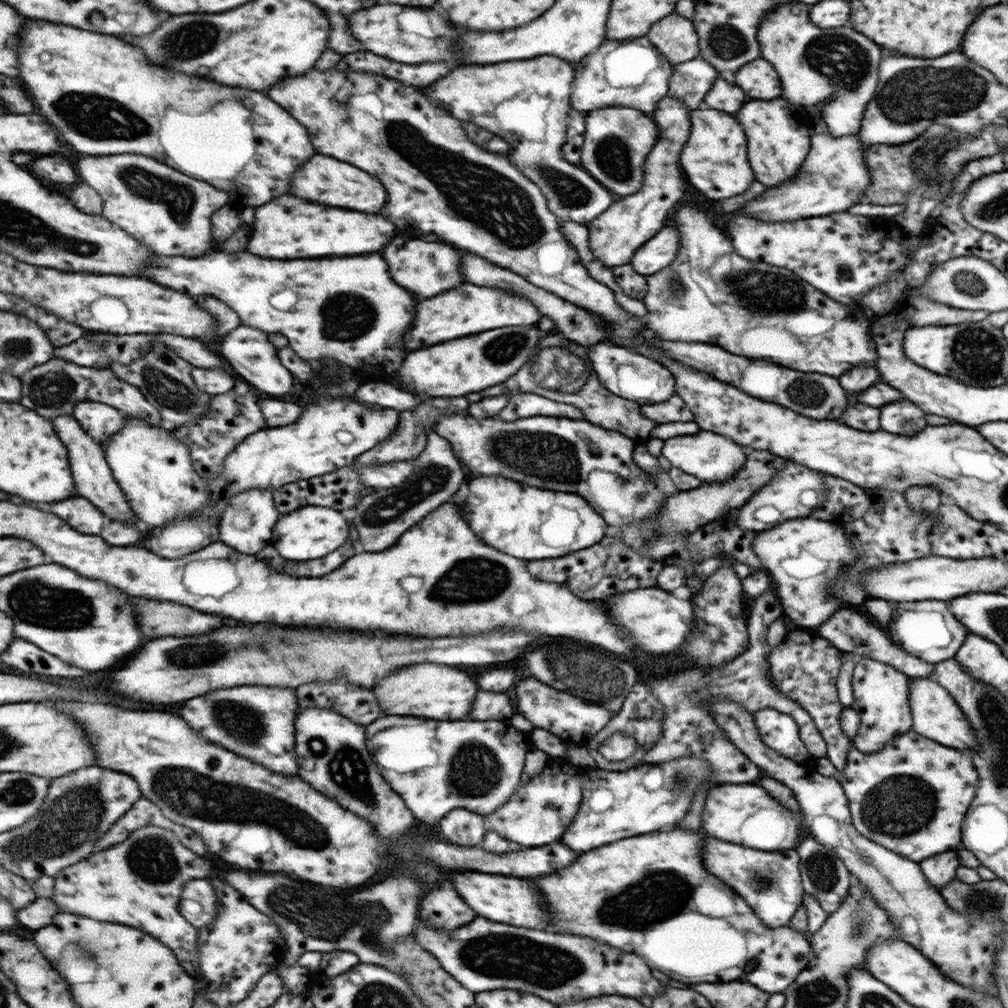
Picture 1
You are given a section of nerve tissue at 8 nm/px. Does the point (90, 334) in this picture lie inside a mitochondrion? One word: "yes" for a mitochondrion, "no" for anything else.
no

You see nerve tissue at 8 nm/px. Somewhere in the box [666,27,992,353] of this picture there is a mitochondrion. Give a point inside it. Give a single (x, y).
(912, 91)

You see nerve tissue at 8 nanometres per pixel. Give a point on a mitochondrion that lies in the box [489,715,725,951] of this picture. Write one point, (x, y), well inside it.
(657, 893)

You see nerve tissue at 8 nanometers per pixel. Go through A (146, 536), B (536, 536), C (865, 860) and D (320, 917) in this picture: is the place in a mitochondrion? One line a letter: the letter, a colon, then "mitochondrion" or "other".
A: other
B: other
C: mitochondrion
D: mitochondrion

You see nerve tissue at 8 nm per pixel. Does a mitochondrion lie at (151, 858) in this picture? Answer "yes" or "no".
yes

